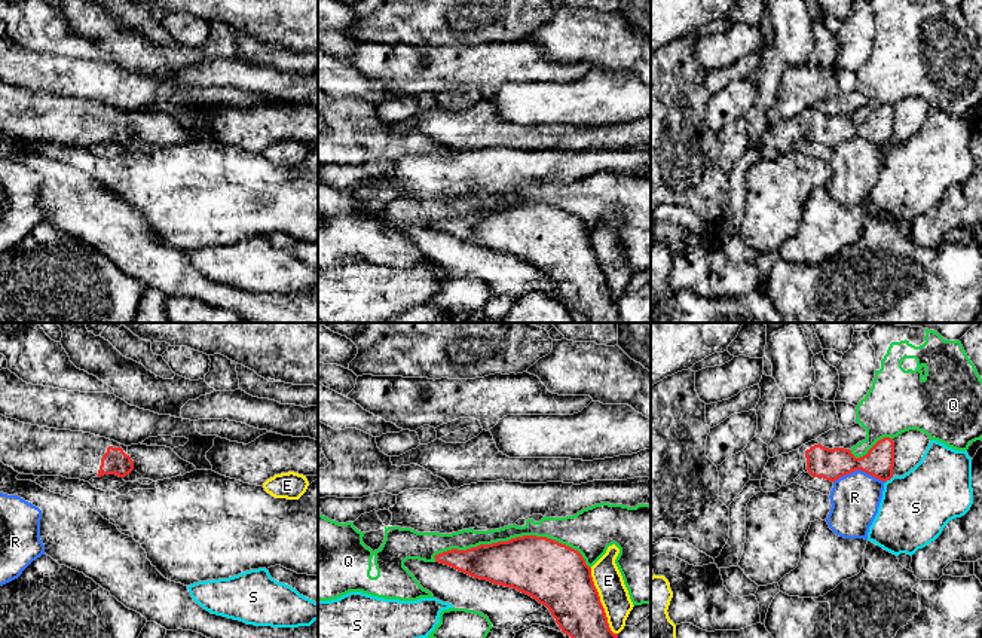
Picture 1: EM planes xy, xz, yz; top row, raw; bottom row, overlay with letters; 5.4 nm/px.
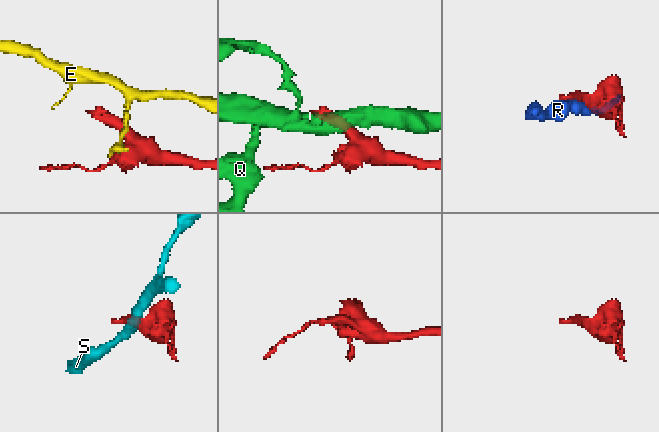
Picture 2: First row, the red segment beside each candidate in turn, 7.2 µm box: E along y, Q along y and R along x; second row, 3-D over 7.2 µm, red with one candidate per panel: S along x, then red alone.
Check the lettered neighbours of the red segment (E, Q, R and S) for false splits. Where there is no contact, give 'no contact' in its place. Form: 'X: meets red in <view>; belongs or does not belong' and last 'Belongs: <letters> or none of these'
E: meets red in xz; does not belong
Q: meets red in xz; does not belong
R: meets red in yz; does not belong
S: meets red in yz; does not belong
Belongs: none of these

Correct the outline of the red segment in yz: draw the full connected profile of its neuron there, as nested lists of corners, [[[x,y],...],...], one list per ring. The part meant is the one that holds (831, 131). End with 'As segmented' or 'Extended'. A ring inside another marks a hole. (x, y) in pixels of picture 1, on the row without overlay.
[[[890,104],[878,107],[866,122],[856,125],[850,116],[825,115],[817,107],[799,116],[804,138],[813,144],[835,149],[839,144],[862,137],[875,146],[887,149],[893,144],[894,109]]]. Extended

